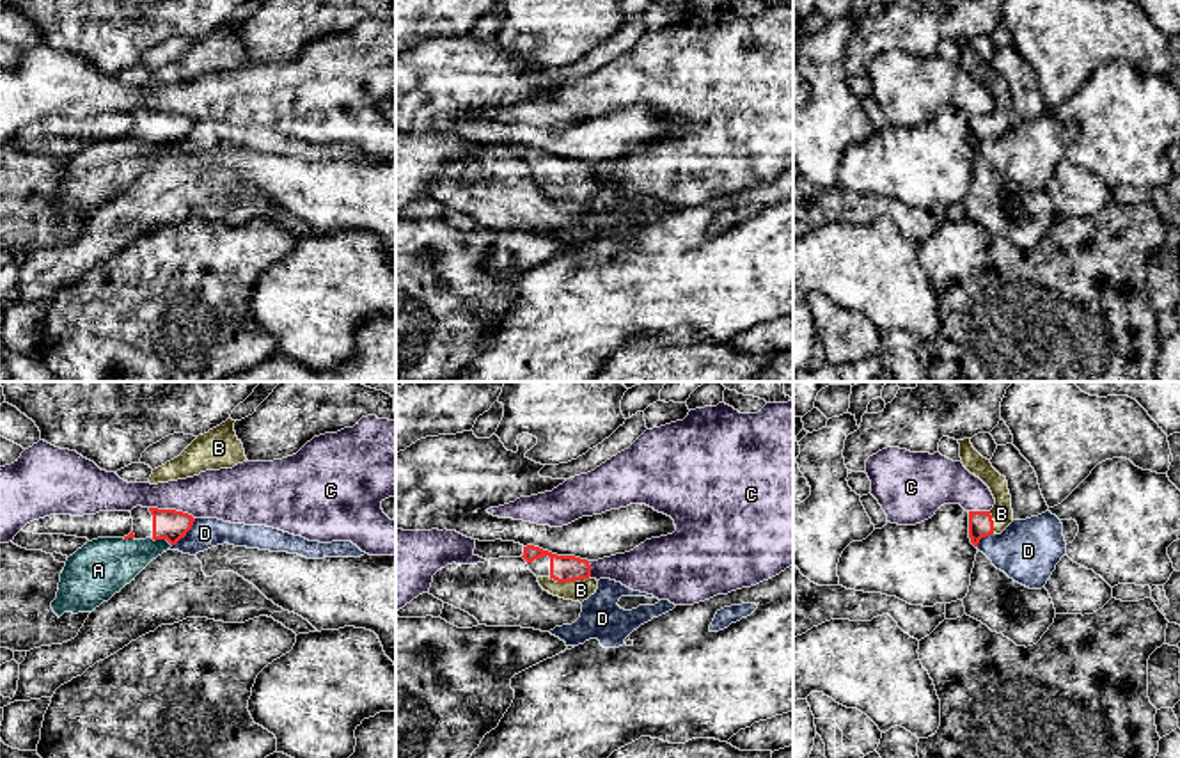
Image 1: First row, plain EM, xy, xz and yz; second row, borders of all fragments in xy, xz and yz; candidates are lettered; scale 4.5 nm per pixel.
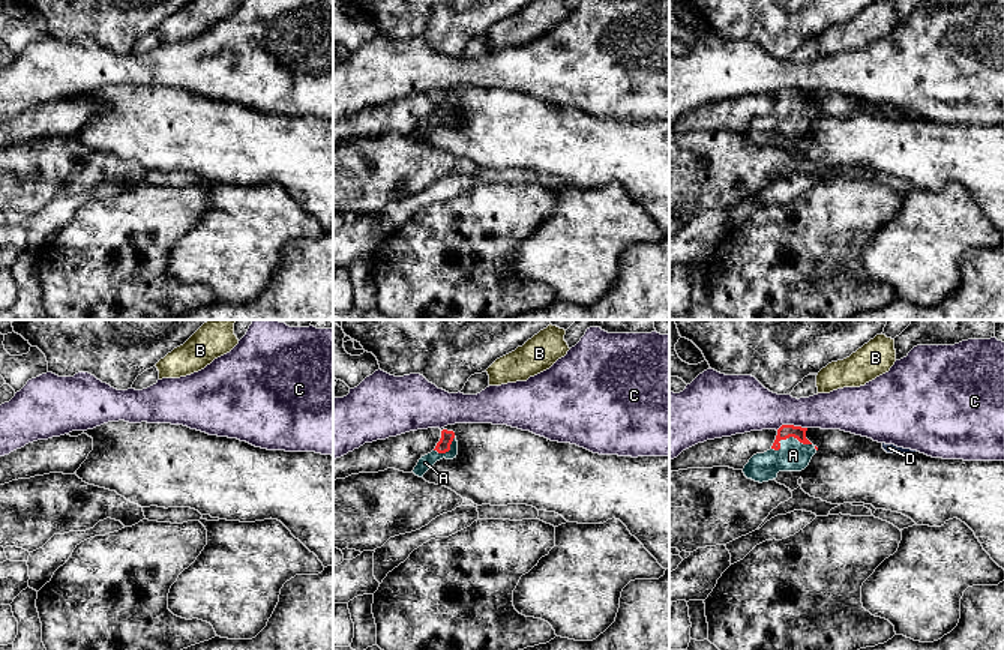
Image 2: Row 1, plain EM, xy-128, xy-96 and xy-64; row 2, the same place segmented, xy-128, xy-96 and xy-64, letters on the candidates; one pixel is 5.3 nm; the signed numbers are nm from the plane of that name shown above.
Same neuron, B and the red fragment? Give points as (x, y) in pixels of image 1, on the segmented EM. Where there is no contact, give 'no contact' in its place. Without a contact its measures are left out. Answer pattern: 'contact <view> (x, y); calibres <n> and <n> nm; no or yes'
contact xz (568, 581); calibres 130 and 100 nm; yes

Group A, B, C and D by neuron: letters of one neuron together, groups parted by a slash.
A B / C / D

